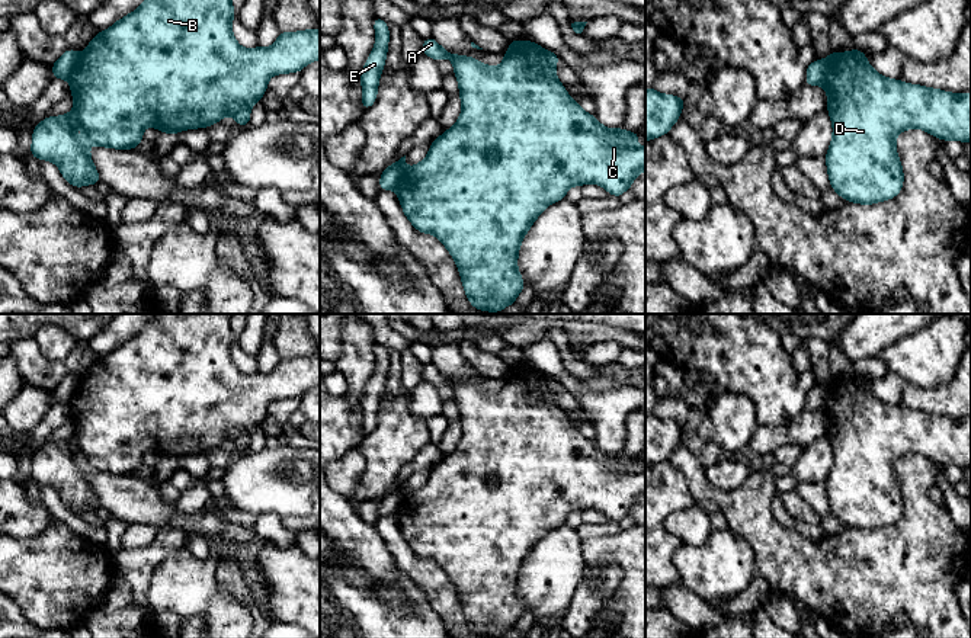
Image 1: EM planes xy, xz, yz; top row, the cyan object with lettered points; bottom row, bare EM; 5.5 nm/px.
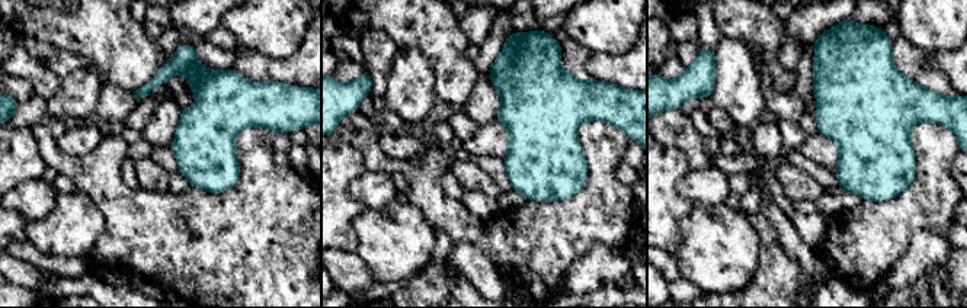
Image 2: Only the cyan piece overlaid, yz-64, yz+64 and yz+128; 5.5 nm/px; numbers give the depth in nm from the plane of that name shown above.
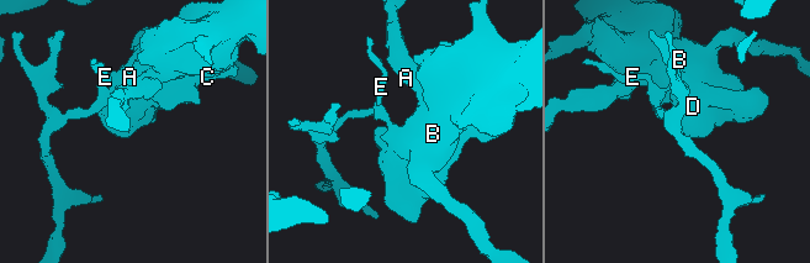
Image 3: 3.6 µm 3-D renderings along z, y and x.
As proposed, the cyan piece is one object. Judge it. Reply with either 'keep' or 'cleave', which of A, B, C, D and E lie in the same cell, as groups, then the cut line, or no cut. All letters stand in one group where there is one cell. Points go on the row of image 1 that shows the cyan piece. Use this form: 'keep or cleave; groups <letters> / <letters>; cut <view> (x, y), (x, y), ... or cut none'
cleave; groups A B C D / E; cut yz (835, 53), (826, 70), (823, 85)

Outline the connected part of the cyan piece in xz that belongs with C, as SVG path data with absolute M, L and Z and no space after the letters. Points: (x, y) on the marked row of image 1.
M432 36L423 41L423 54L436 61L440 61L446 57L452 61L454 73L459 84L462 110L456 124L430 144L426 158L419 164L404 170L394 190L400 199L404 215L414 225L414 228L420 233L436 235L448 249L458 266L462 286L470 304L481 311L499 312L500 310L512 305L525 286L525 282L517 270L517 254L522 240L531 230L533 221L545 211L549 203L564 199L567 190L576 185L583 186L587 183L597 183L605 187L609 195L619 198L625 190L629 190L634 179L645 170L645 147L638 147L634 144L640 137L640 131L626 132L624 126L618 129L609 129L600 125L596 116L584 112L577 105L577 102L568 96L565 87L557 78L554 67L561 58L557 54L536 45L532 39L525 44L519 38L510 41L510 48L504 52L504 61L497 67L486 65L472 57L451 54Z

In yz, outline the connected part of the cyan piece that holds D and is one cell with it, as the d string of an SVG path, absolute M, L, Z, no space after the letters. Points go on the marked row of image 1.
M856 48L834 52L826 70L824 87L833 124L831 142L824 158L830 186L845 201L872 205L900 193L904 173L895 137L906 129L919 128L942 141L971 141L971 93L948 93L882 77L869 65L866 54Z

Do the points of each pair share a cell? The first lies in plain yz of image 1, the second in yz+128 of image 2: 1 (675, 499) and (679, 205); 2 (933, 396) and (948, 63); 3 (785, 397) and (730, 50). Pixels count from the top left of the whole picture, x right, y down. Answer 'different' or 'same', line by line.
1: same
2: same
3: different

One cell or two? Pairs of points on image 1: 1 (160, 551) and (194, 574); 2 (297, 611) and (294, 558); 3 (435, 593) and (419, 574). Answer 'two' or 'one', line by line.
1: two
2: one
3: one

